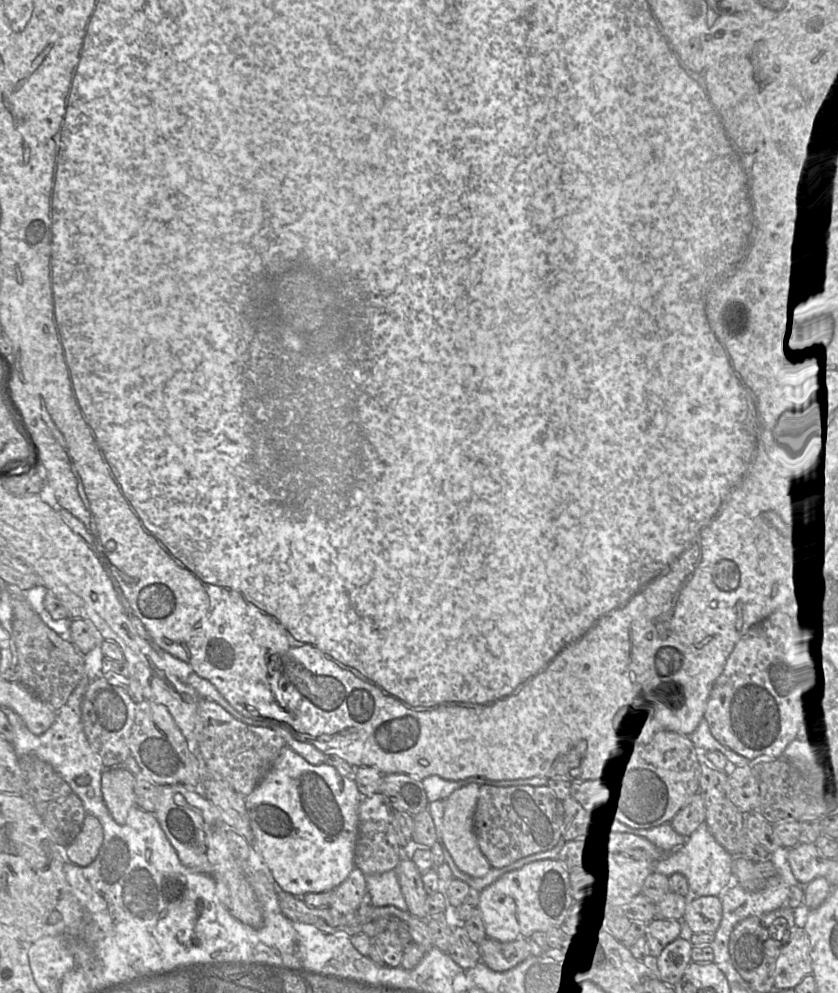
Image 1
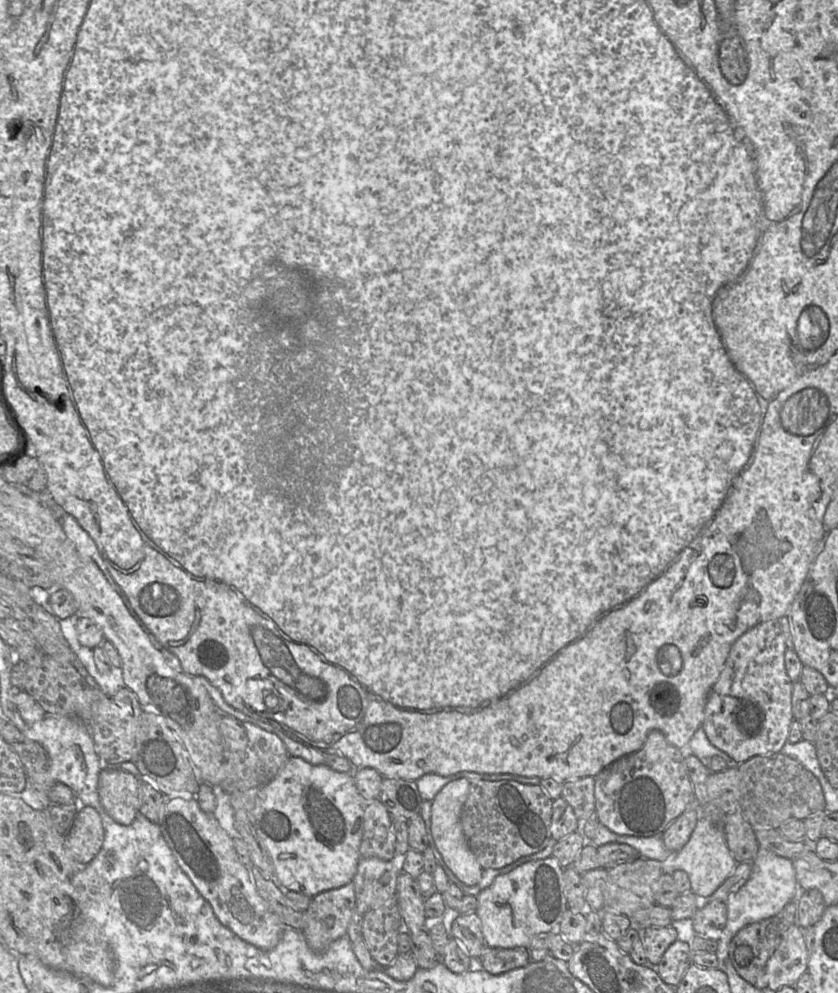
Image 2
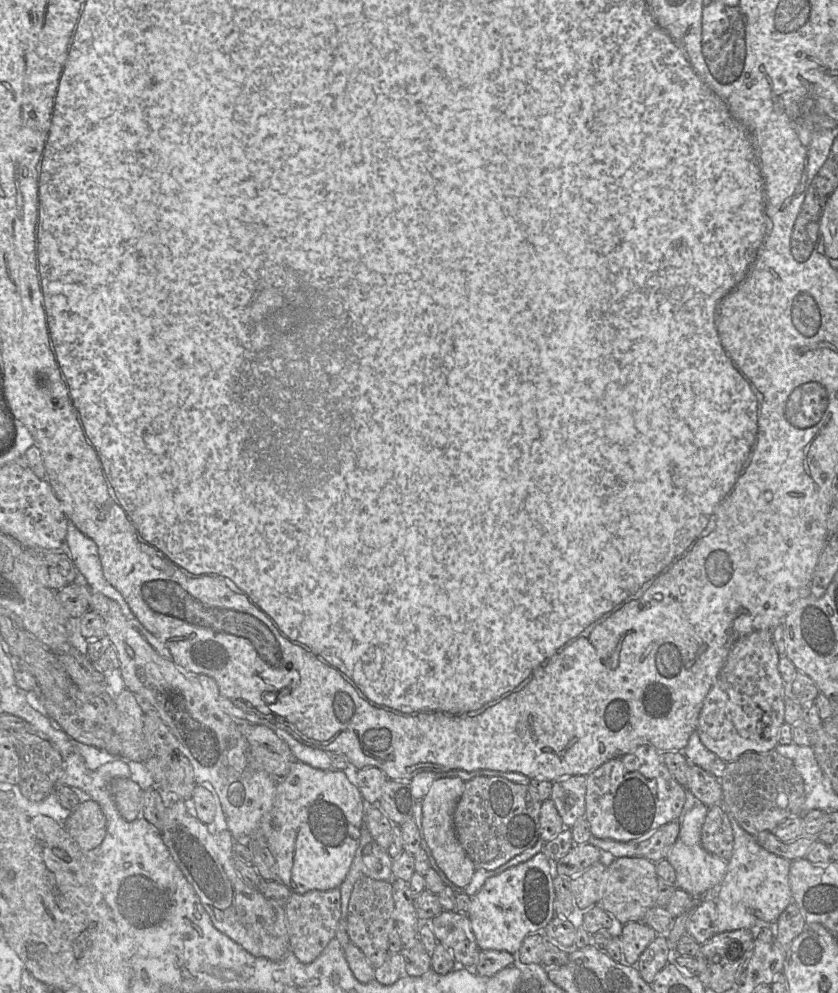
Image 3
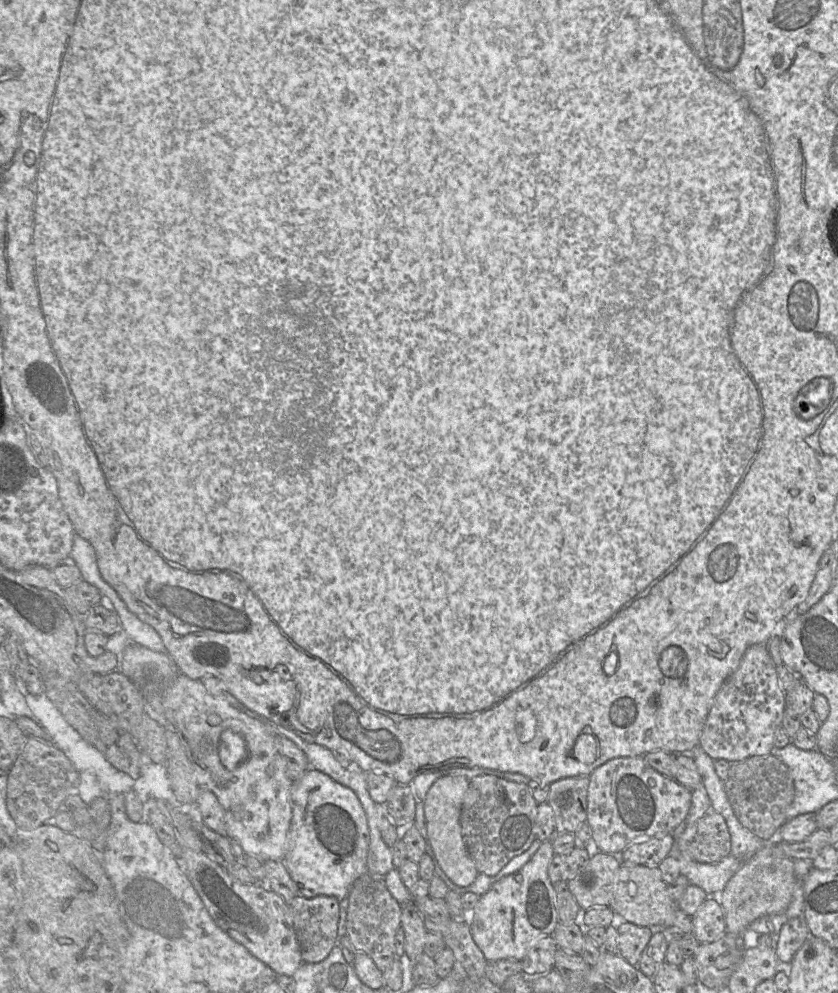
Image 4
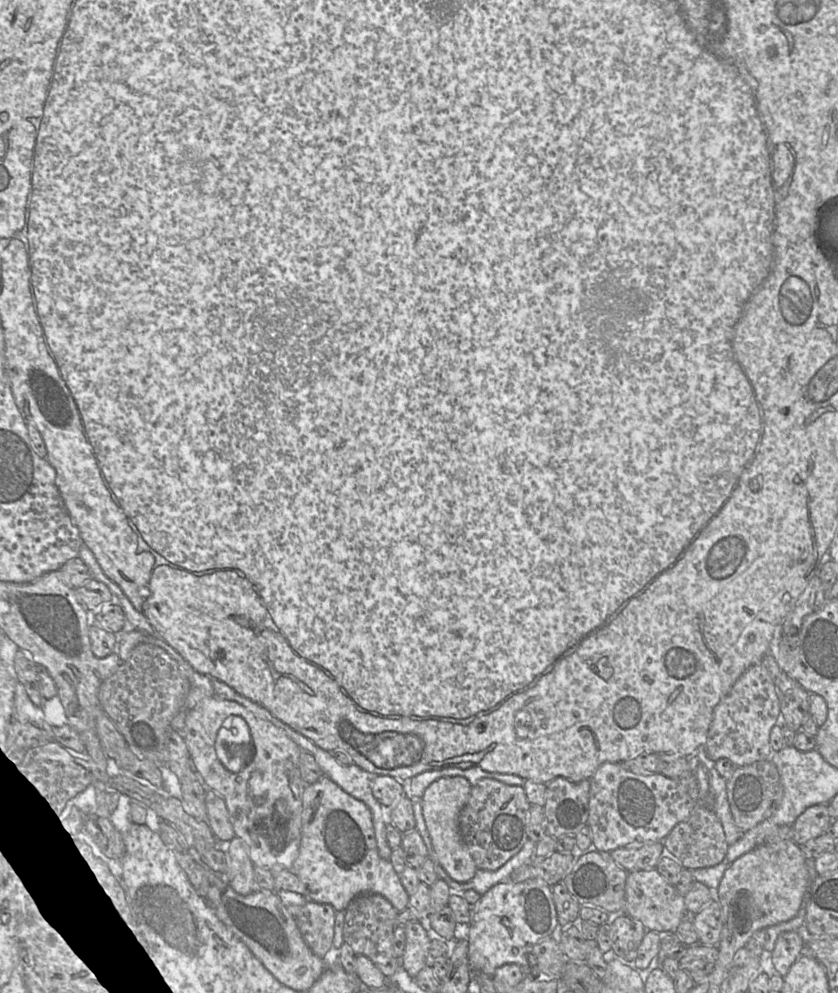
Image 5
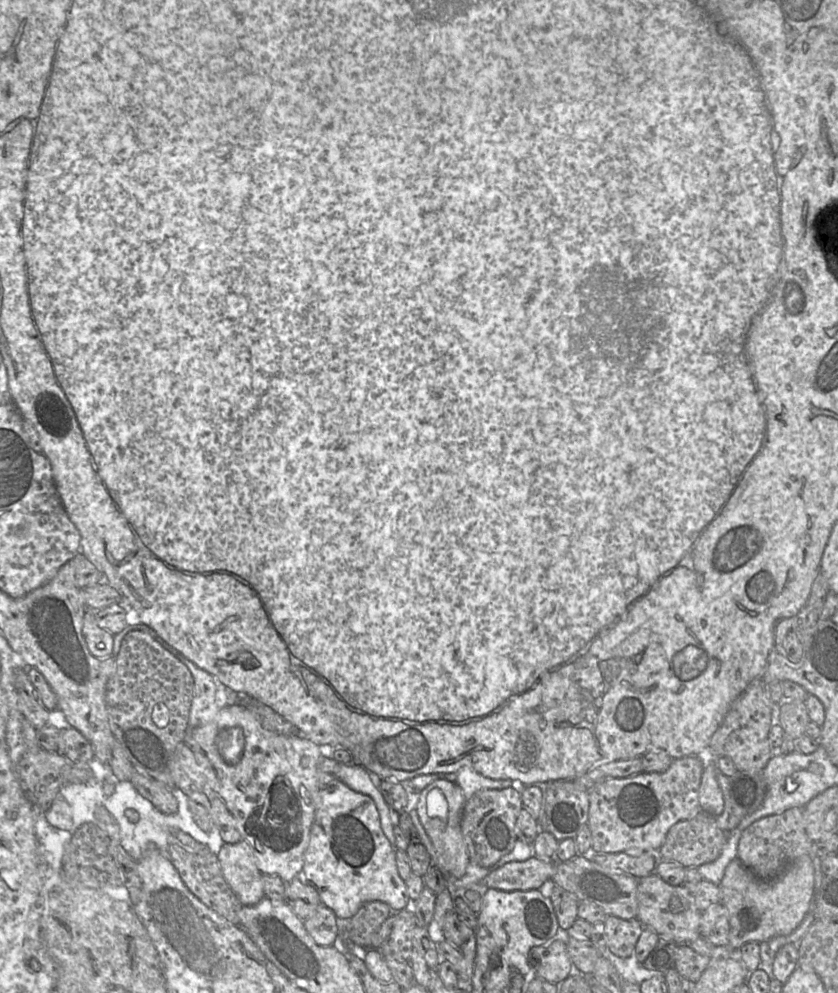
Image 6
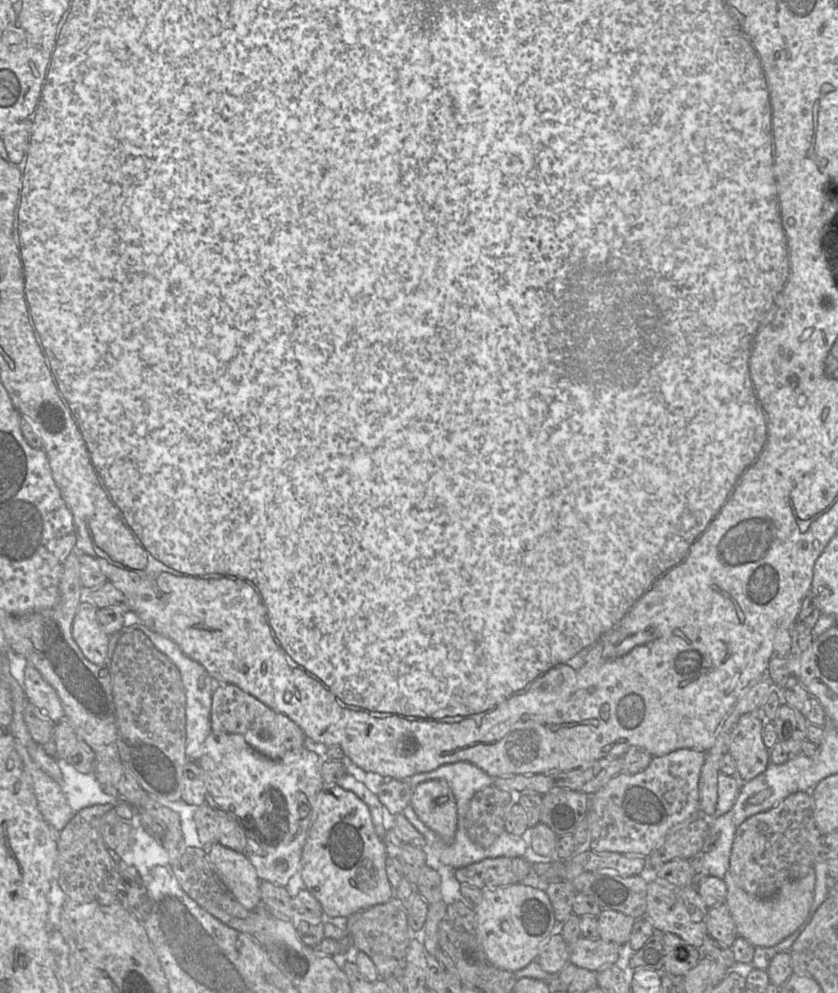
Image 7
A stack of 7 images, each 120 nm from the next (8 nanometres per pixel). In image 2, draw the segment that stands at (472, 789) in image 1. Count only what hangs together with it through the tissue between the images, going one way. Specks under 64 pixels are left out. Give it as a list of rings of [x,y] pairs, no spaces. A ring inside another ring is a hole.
[[[461,777],[447,783],[432,800],[429,847],[439,866],[447,867],[463,884],[474,886],[480,881],[483,869],[468,846],[460,821],[469,788],[470,781]]]

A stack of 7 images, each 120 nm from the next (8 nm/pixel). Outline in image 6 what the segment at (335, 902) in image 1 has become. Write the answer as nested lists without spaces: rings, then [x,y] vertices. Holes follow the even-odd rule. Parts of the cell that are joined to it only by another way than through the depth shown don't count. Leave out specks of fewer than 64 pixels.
[[[320,904],[312,915],[304,919],[303,926],[316,945],[332,946],[338,934],[333,911]]]

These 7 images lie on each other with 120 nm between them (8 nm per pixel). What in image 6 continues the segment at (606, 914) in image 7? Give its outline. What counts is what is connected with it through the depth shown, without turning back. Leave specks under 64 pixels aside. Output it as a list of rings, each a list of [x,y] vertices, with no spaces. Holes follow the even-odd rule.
[[[607,916],[604,926],[607,935],[606,954],[621,958],[630,957],[644,929],[642,923],[637,918]]]

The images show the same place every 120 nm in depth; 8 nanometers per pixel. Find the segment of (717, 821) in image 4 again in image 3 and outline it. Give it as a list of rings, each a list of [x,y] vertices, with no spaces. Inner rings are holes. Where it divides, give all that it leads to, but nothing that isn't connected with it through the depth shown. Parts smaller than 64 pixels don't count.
[[[723,806],[709,807],[702,827],[701,843],[706,851],[729,863],[736,850],[732,822]]]

